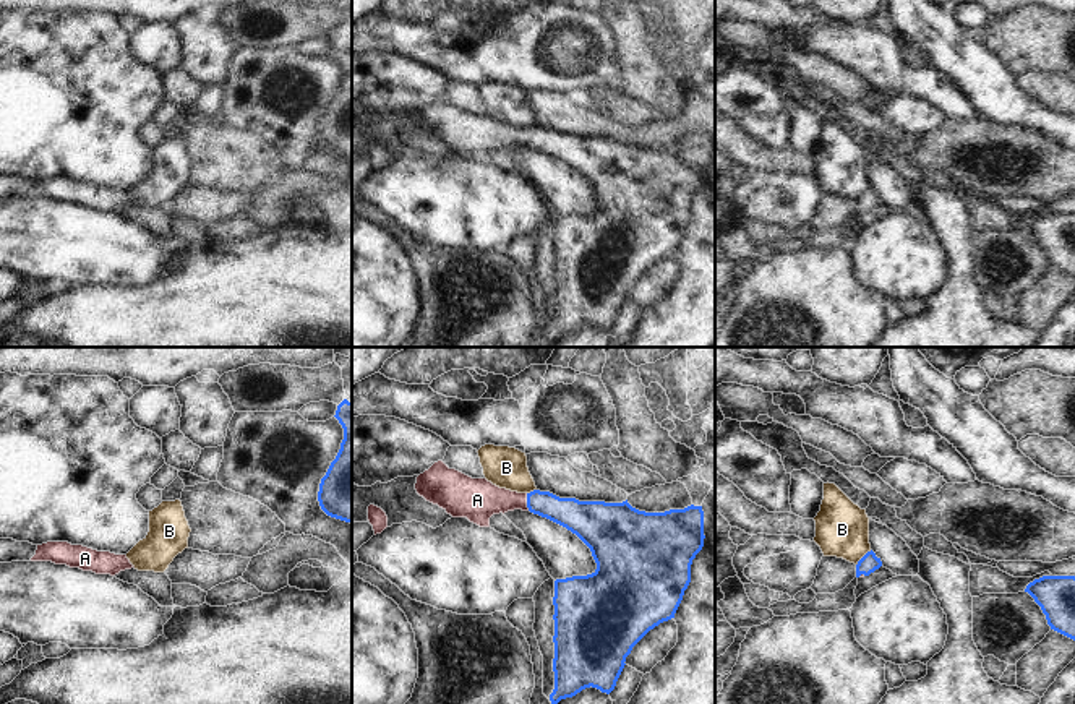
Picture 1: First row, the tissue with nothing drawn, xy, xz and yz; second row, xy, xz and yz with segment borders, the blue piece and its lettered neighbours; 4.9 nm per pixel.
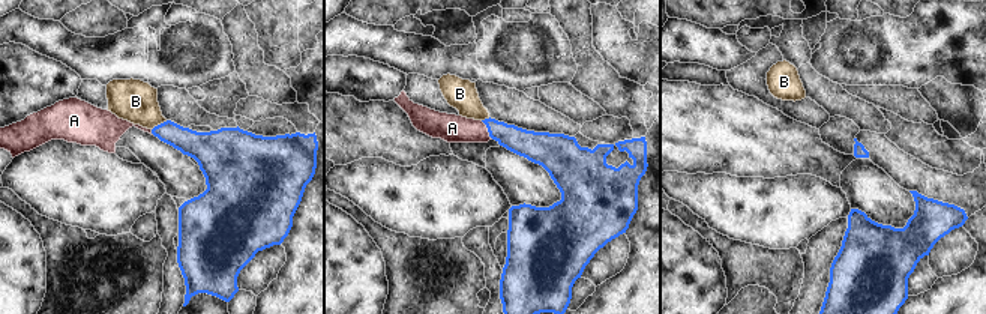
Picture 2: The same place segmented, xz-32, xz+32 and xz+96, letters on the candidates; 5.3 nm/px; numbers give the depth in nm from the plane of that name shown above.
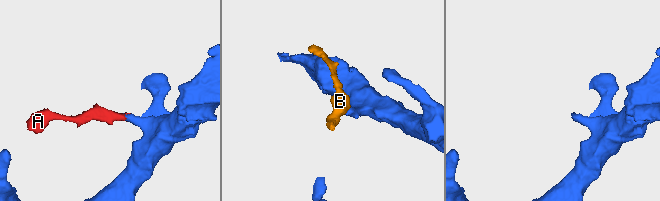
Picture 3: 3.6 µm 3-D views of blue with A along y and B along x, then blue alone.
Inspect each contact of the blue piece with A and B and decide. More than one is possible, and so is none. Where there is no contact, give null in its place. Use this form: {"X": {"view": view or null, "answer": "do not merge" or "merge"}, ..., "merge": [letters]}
{"A": {"view": "xz", "answer": "merge"}, "B": {"view": "yz", "answer": "do not merge"}, "merge": ["A"]}

